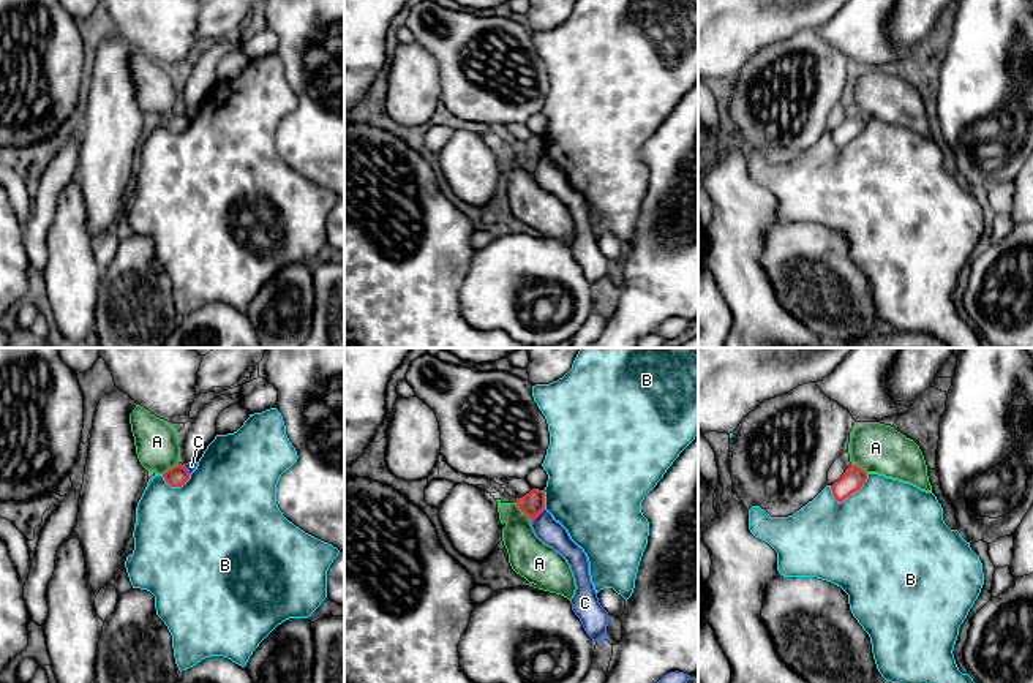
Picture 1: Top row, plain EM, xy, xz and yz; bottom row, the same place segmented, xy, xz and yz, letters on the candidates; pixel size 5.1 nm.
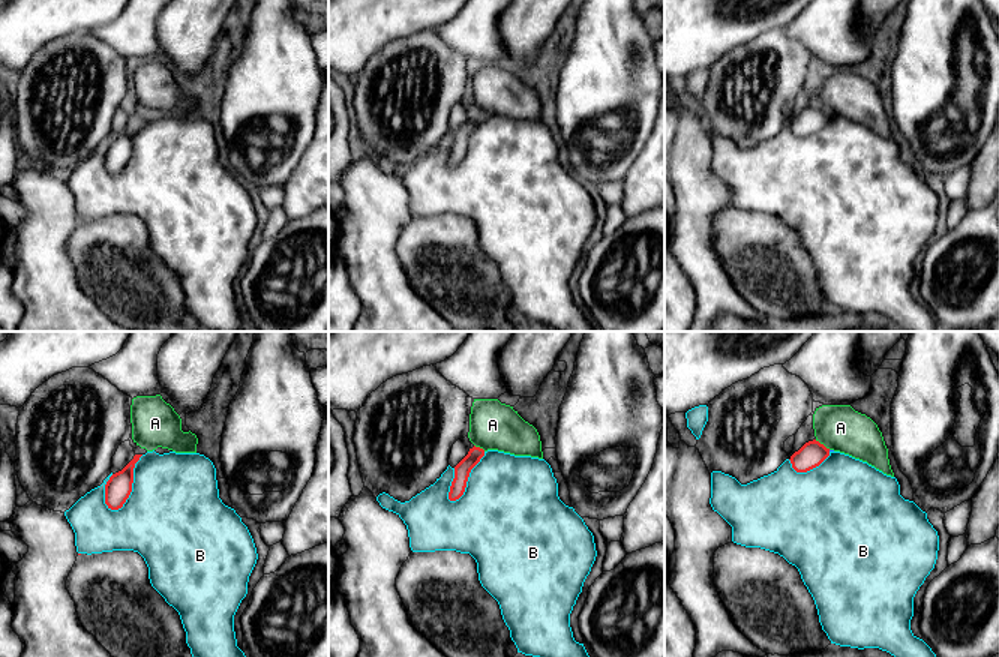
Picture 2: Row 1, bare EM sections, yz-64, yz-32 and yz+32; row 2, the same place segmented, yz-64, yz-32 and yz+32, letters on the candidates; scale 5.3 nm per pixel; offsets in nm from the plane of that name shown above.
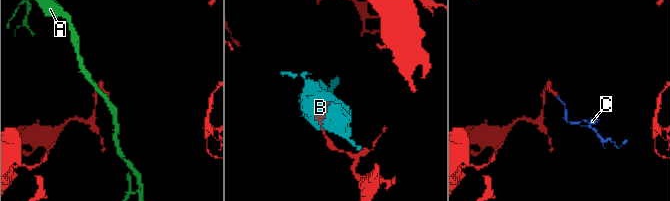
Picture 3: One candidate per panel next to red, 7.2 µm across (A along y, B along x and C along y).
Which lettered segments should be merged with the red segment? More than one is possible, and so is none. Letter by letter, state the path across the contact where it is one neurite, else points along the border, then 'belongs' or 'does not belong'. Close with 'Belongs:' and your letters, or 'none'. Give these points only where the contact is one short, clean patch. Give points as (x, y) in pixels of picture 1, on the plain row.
A: border xz (515, 147), (531, 165); does not belong
B: does not belong
C: border xz (544, 154), (531, 166); does not belong
Belongs: none

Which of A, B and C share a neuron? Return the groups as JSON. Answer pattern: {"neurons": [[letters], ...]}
{"neurons": [["A"], ["B"], ["C"]]}

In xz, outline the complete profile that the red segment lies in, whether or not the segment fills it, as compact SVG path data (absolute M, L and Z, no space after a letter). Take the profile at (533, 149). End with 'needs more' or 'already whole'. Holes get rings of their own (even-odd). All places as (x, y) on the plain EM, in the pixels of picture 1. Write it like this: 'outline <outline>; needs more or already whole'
outline M532 134L521 144L516 144L516 153L524 158L531 166L545 155L545 138Z; already whole

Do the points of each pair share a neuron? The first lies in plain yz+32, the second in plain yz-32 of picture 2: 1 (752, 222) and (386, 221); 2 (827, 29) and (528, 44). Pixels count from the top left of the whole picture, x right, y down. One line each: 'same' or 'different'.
1: different
2: different

